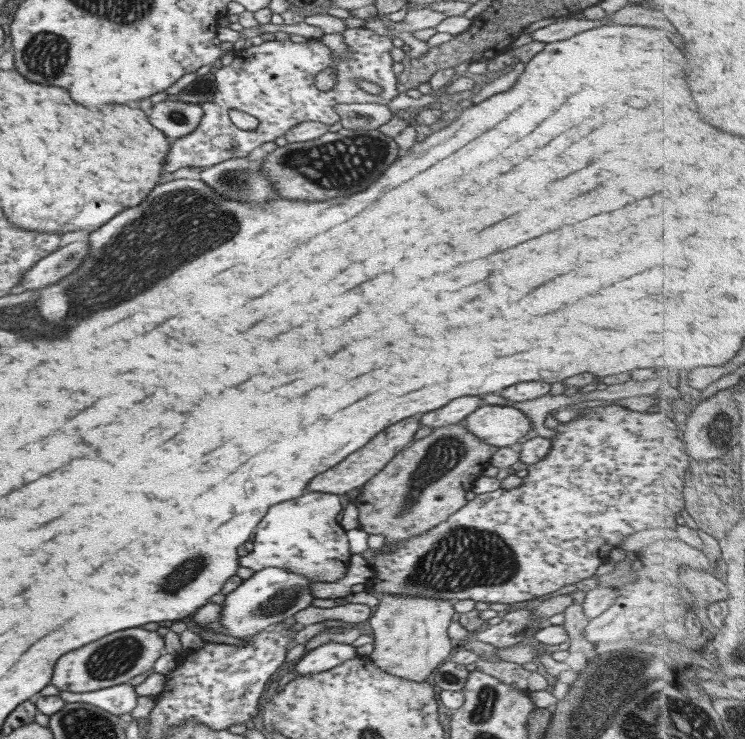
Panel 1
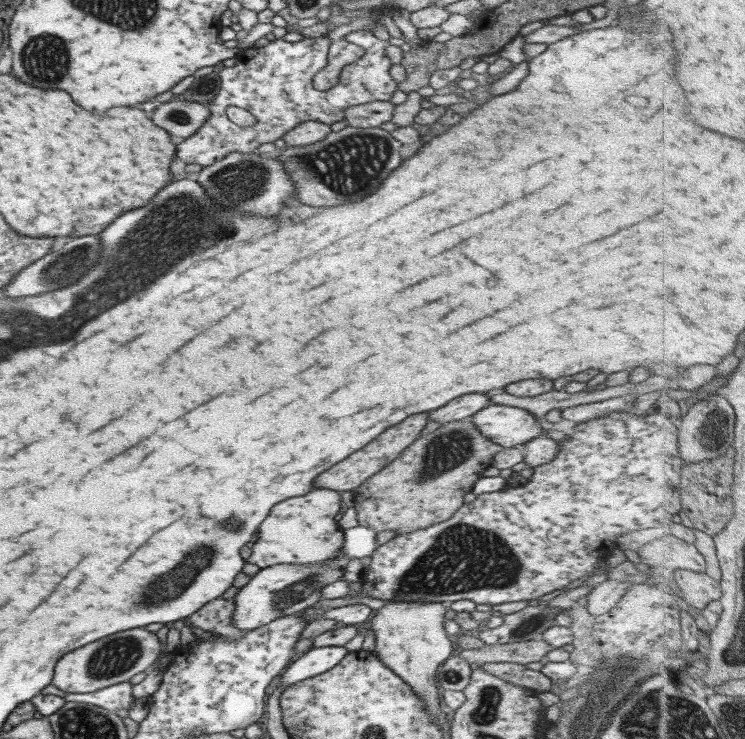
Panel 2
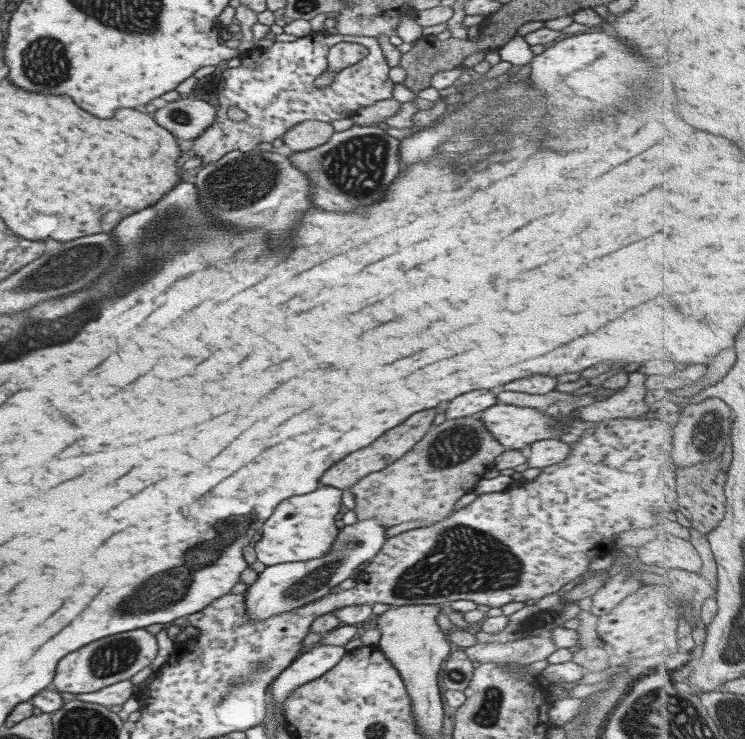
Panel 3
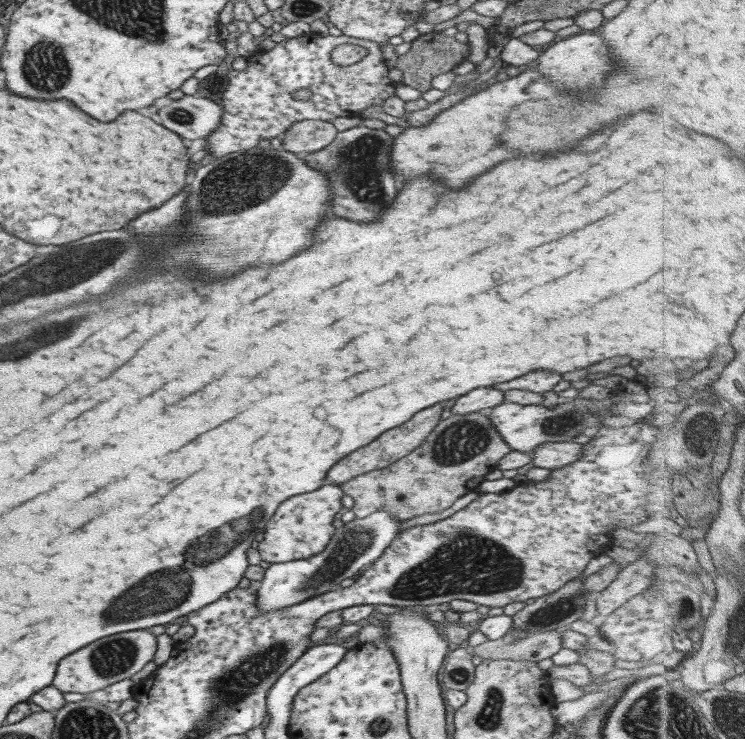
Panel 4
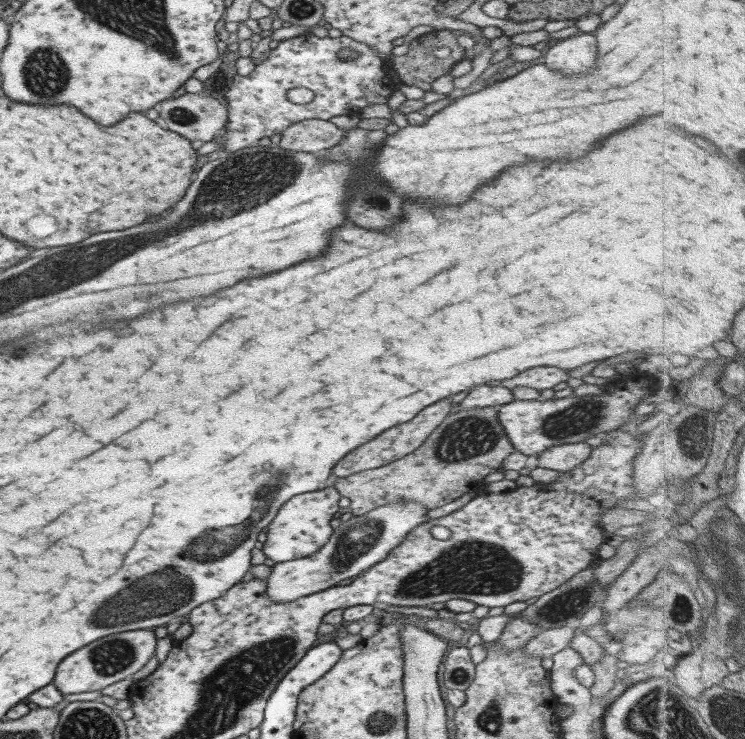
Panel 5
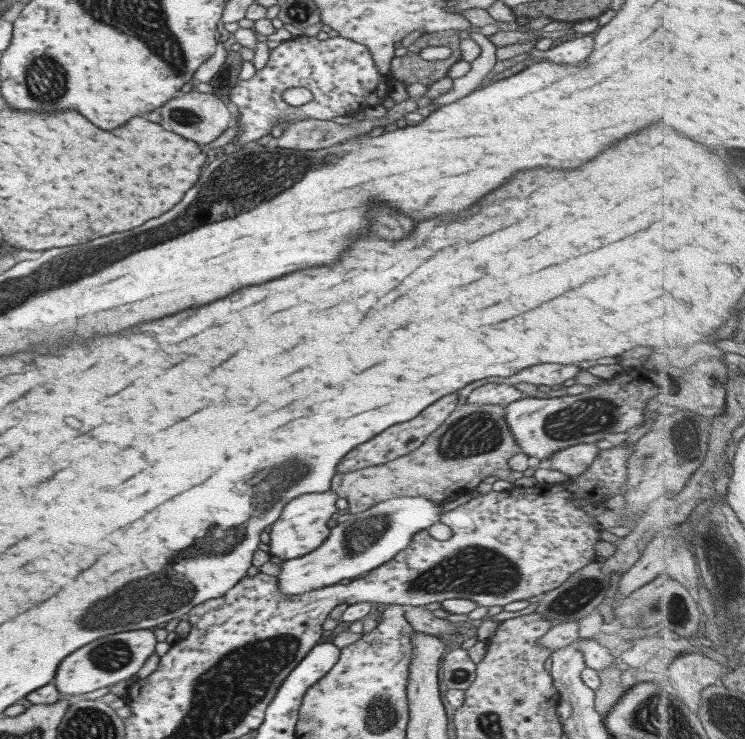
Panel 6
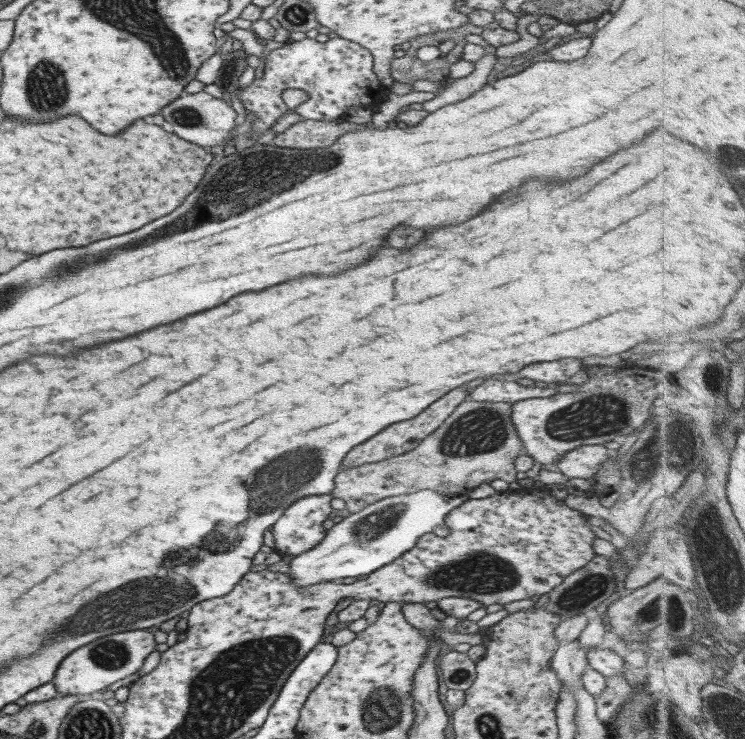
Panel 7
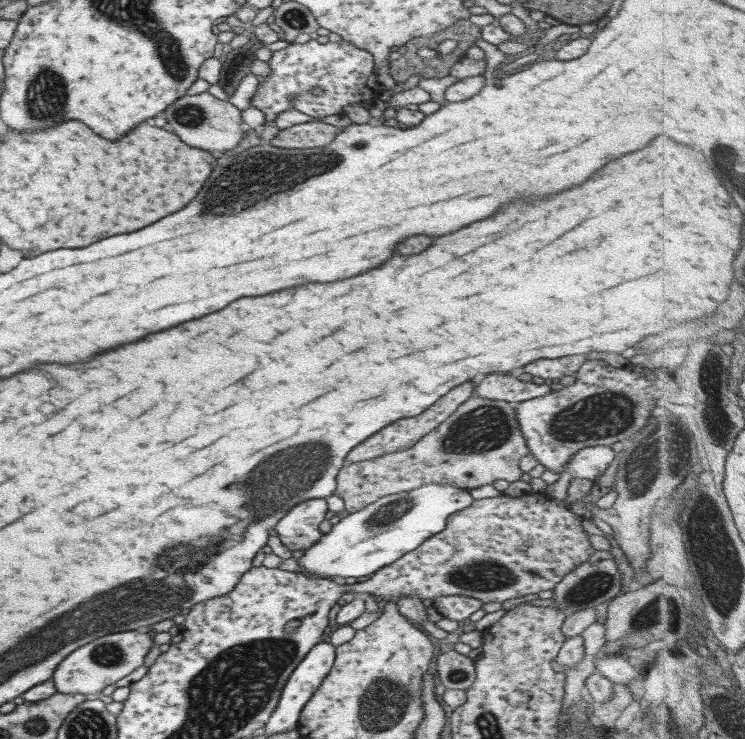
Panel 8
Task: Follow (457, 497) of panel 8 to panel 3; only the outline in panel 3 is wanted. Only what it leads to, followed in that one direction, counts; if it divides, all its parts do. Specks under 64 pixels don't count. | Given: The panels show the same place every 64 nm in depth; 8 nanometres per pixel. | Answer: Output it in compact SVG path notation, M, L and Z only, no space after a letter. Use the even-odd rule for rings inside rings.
M374 518L356 521L338 530L337 537L335 537L331 549L323 556L303 562L287 562L266 566L262 572L257 573L257 578L246 588L244 594L244 614L246 614L246 618L248 620L265 620L280 612L299 608L304 604L324 597L330 592L332 587L337 586L345 578L350 578L351 574L355 574L355 570L363 562L369 562L378 553L379 548L382 548L385 540L387 540L384 535L386 530L387 528L383 528L382 524L379 524L378 520L374 520Z

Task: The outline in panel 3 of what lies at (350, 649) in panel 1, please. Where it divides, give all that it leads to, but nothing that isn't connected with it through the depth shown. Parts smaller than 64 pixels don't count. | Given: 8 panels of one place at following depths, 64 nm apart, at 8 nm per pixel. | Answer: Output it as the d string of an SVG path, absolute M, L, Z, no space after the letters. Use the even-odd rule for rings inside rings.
M316 644L315 647L293 659L291 664L273 680L272 700L282 710L282 702L291 691L320 678L324 672L333 668L345 653L342 646Z

